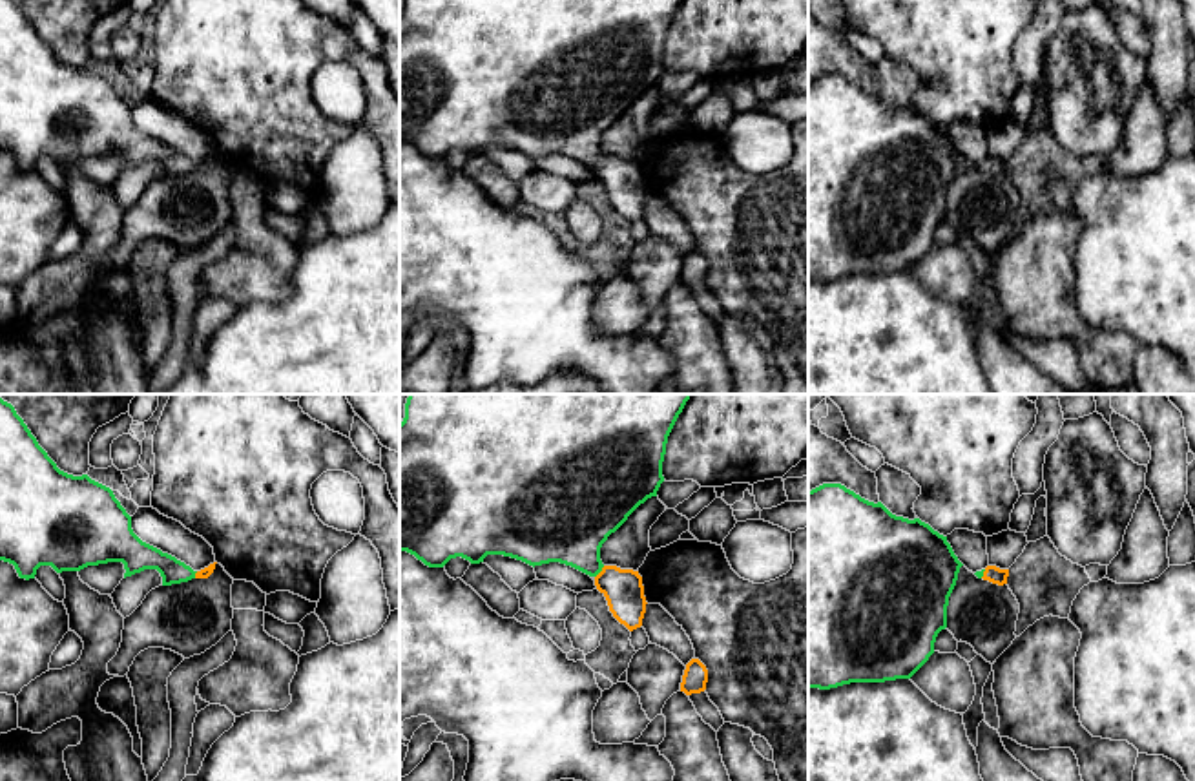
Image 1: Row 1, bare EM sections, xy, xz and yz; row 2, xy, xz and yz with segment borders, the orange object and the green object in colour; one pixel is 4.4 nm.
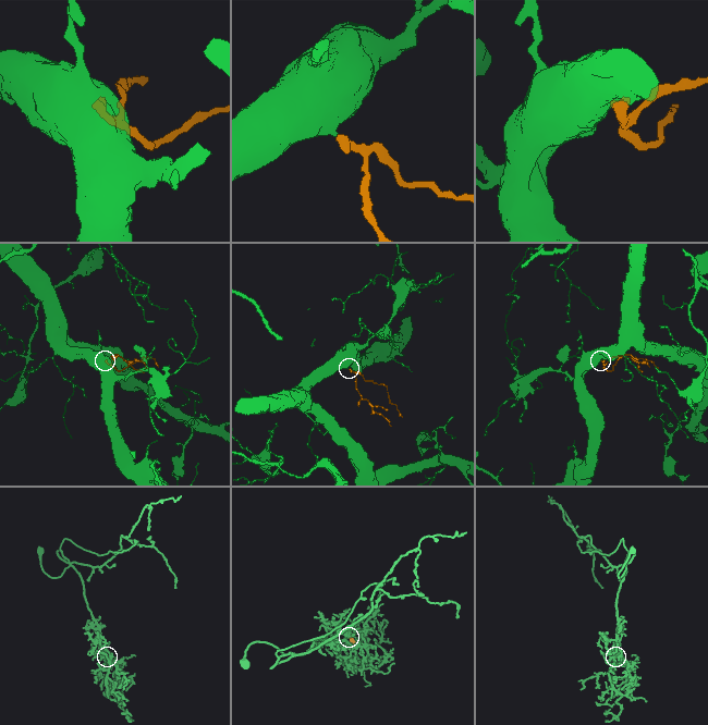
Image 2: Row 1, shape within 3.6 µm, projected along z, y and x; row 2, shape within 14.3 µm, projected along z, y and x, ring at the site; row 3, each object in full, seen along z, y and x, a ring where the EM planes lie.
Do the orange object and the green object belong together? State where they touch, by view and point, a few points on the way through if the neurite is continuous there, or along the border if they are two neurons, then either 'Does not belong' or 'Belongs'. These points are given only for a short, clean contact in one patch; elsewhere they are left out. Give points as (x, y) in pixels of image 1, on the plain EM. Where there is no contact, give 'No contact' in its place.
Touches orange at xz (601, 163). Path across: xz (623, 179), (601, 163), (582, 145), (570, 115). Belongs

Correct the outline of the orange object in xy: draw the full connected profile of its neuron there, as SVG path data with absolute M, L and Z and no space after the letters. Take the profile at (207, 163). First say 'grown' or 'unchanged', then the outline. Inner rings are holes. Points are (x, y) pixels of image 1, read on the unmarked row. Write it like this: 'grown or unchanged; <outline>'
grown; M0 0L0 151L13 155L18 168L26 172L35 170L40 157L62 164L122 153L124 170L157 161L162 177L208 170L217 155L193 162L175 148L142 133L113 82L88 66L73 68L60 62L15 0Z

